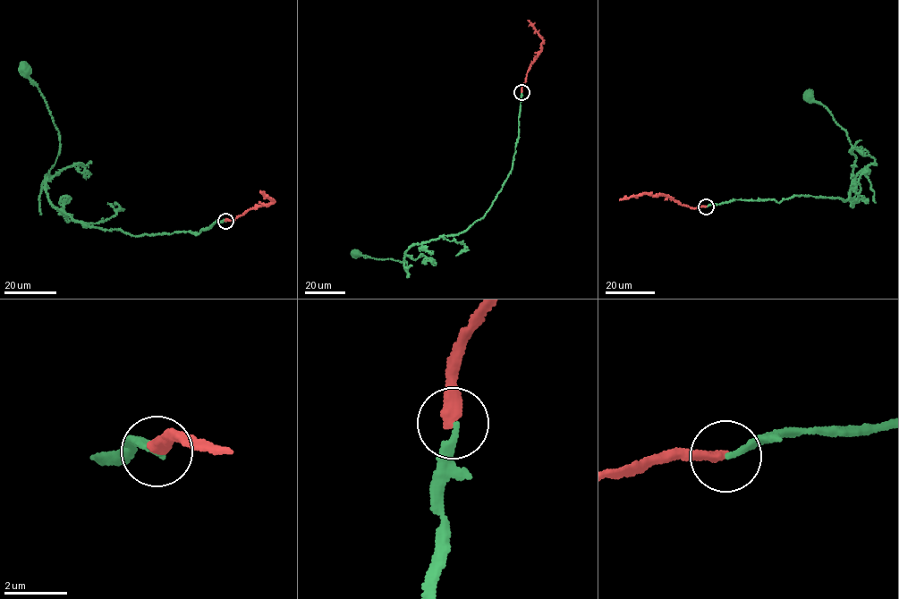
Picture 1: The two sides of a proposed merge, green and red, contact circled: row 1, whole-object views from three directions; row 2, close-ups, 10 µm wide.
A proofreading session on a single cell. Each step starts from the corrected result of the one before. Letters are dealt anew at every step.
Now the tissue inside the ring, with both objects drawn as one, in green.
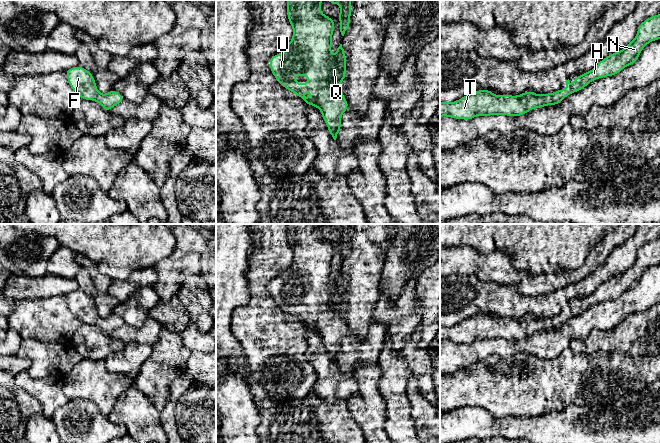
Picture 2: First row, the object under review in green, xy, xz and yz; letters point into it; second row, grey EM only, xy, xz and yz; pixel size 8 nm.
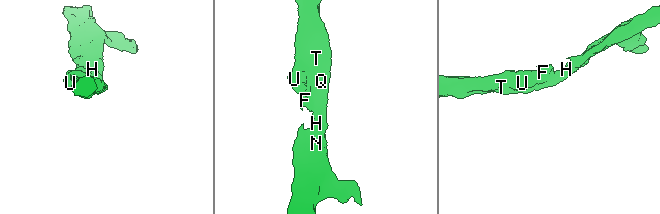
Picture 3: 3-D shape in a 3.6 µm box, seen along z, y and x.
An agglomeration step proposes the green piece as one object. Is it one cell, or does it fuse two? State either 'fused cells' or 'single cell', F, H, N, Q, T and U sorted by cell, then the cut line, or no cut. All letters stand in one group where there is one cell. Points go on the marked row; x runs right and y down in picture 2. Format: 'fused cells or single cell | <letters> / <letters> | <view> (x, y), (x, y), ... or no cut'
single cell | F H N Q T U | no cut

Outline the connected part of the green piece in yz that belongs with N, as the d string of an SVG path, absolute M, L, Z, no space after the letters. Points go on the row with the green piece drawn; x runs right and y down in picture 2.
M660 14L644 20L638 27L632 42L624 49L602 59L591 71L574 79L574 85L566 80L566 90L558 89L554 93L535 94L528 90L518 96L495 95L492 91L481 89L467 94L455 102L440 102L440 117L471 120L476 116L507 115L522 116L534 108L558 105L562 100L586 87L591 81L613 76L625 67L634 64L642 49L652 41L660 39Z

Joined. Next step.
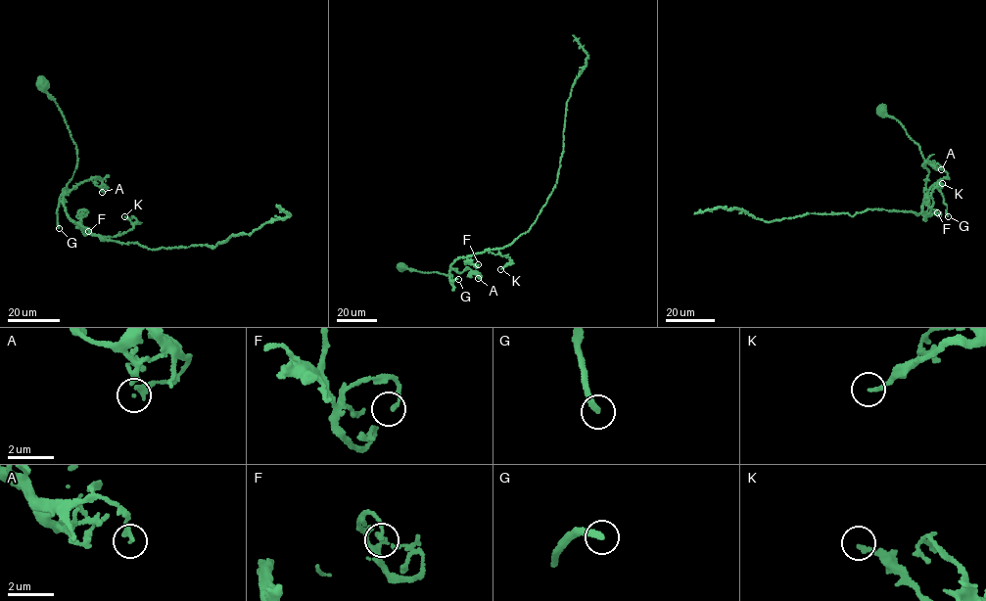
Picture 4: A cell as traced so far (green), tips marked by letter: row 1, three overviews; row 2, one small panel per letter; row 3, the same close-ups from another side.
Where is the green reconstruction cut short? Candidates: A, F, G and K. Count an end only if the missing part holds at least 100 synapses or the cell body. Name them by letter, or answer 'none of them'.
none of them

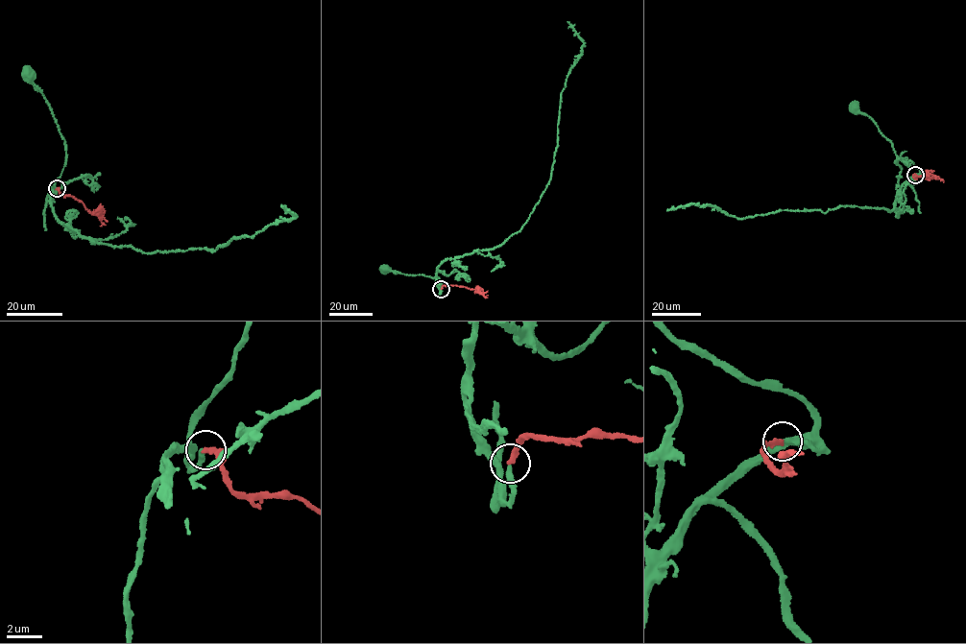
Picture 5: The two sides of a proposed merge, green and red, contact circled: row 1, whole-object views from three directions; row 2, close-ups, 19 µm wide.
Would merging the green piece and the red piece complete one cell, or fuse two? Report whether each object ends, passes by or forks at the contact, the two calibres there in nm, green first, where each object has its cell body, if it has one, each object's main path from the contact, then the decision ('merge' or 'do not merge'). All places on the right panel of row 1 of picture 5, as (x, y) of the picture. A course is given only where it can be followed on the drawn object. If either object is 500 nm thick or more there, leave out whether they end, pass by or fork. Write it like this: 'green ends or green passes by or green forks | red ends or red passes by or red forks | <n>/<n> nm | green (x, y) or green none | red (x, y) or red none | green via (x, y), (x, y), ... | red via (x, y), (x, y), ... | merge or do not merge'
green ends | red ends | 280/320 nm | green (855, 107) | red none | green via (915, 175), (920, 171), (902, 161), (891, 141), (879, 131), (875, 122), (855, 107) | red via (915, 175), (913, 175), (915, 178), (917, 176), (929, 179), (937, 177), (940, 180) | merge

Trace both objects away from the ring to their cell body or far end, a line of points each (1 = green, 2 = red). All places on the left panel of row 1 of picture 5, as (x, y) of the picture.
1: (57, 188), (54, 185), (65, 158), (65, 142), (51, 107), (29, 75)
2: (57, 188), (61, 195), (73, 197), (84, 202), (90, 213), (102, 217), (105, 225)

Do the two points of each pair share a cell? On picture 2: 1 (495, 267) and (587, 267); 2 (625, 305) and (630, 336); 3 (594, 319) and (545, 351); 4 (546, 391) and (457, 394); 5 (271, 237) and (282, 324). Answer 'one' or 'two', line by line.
1: one
2: two
3: one
4: one
5: one

